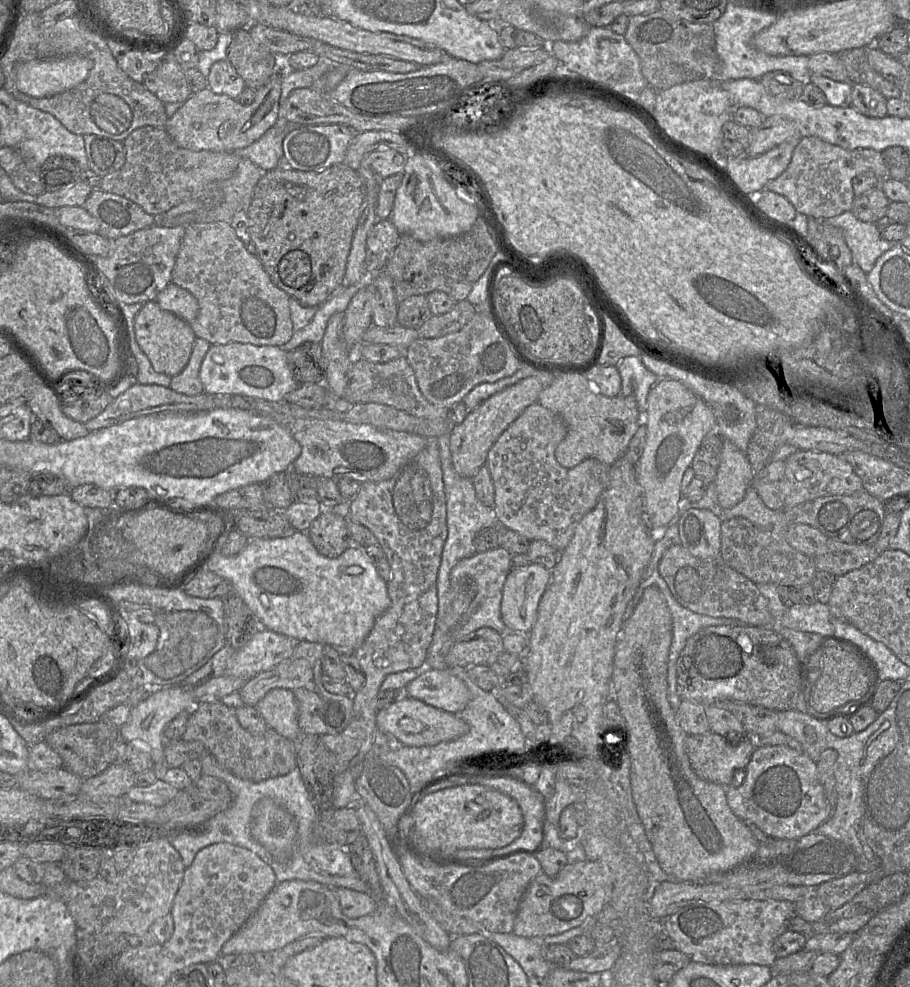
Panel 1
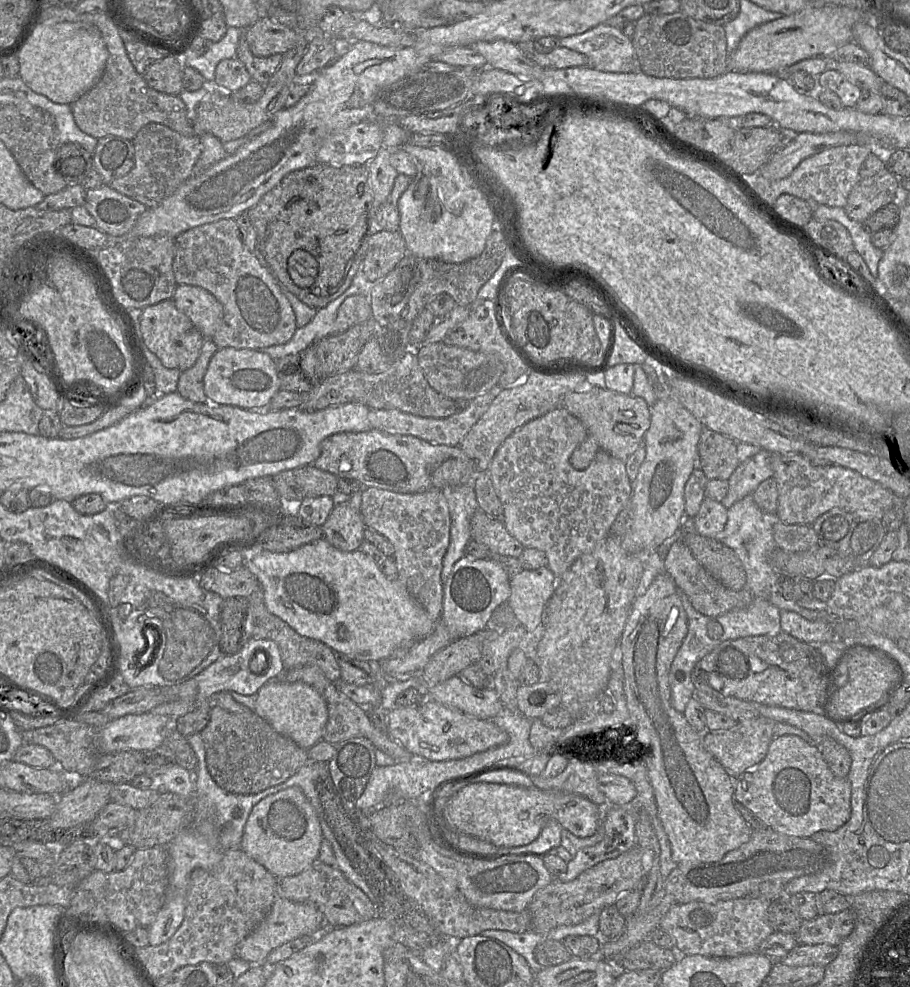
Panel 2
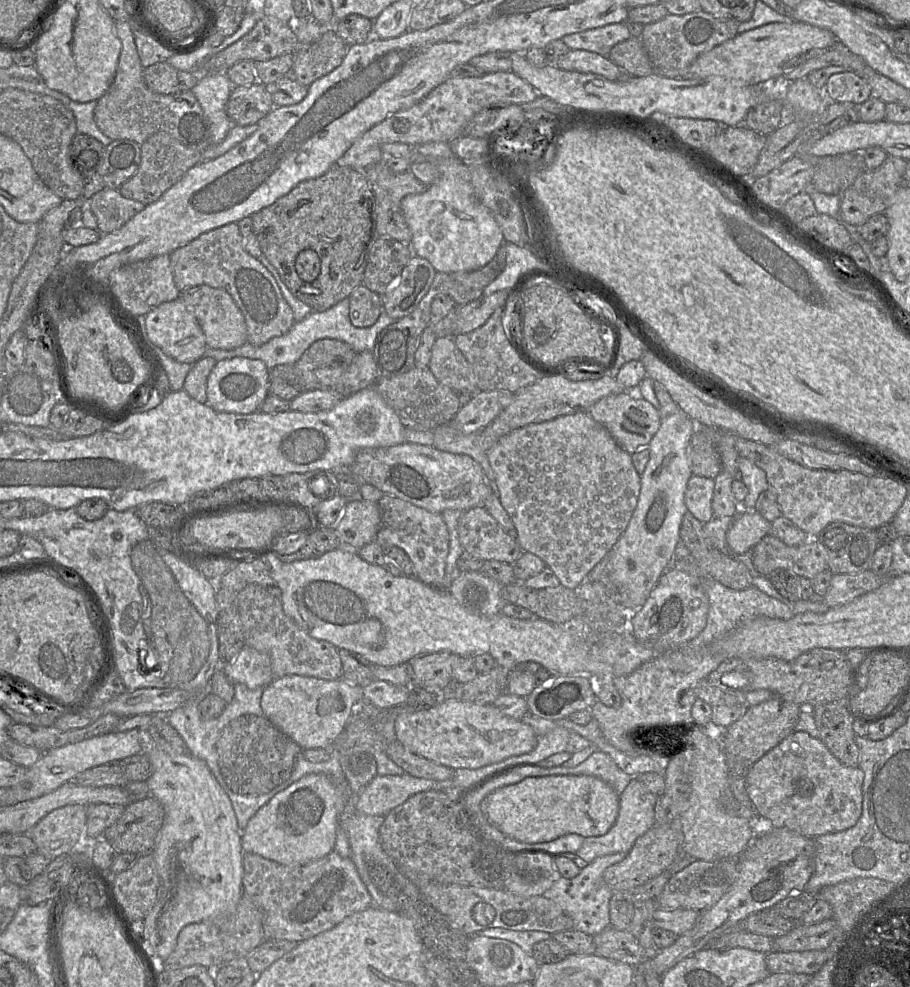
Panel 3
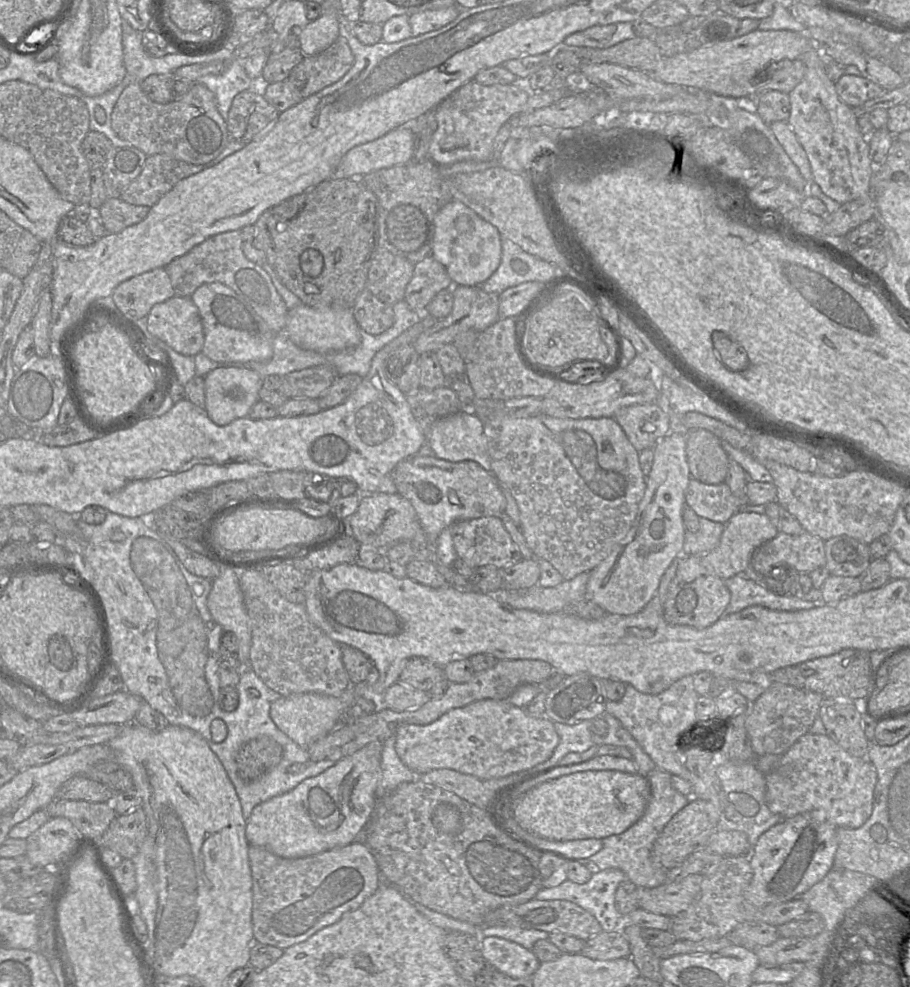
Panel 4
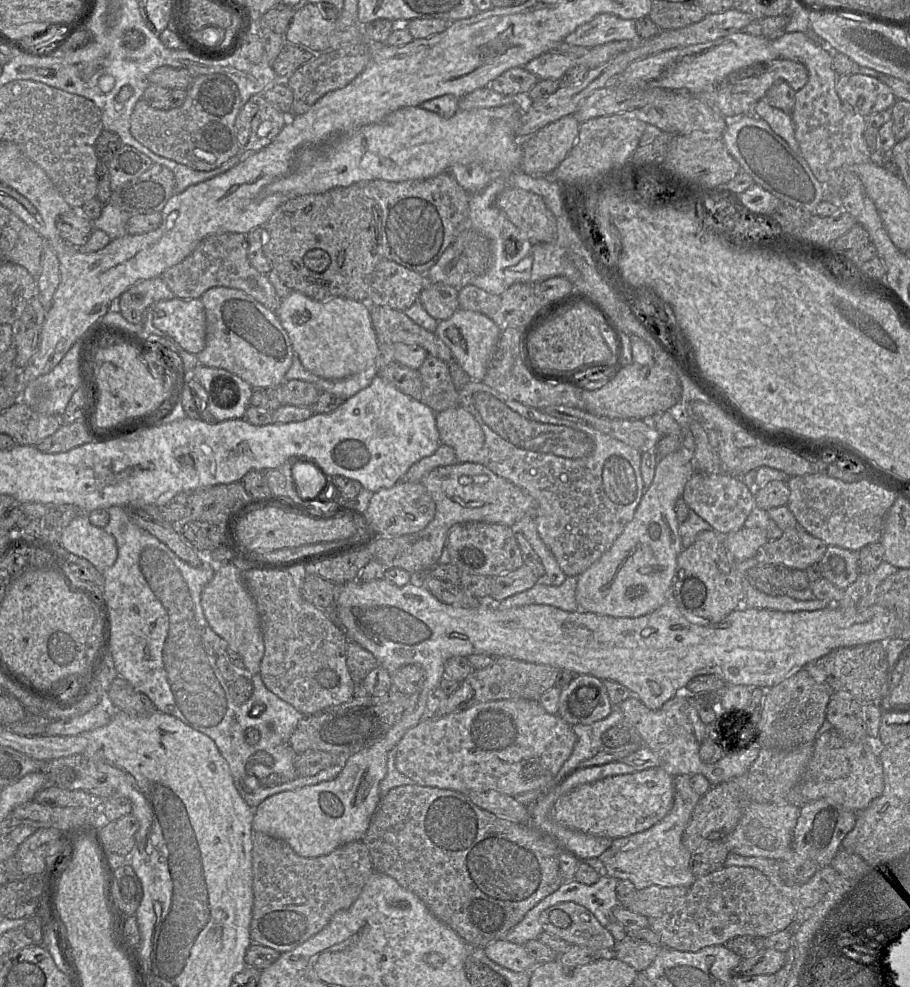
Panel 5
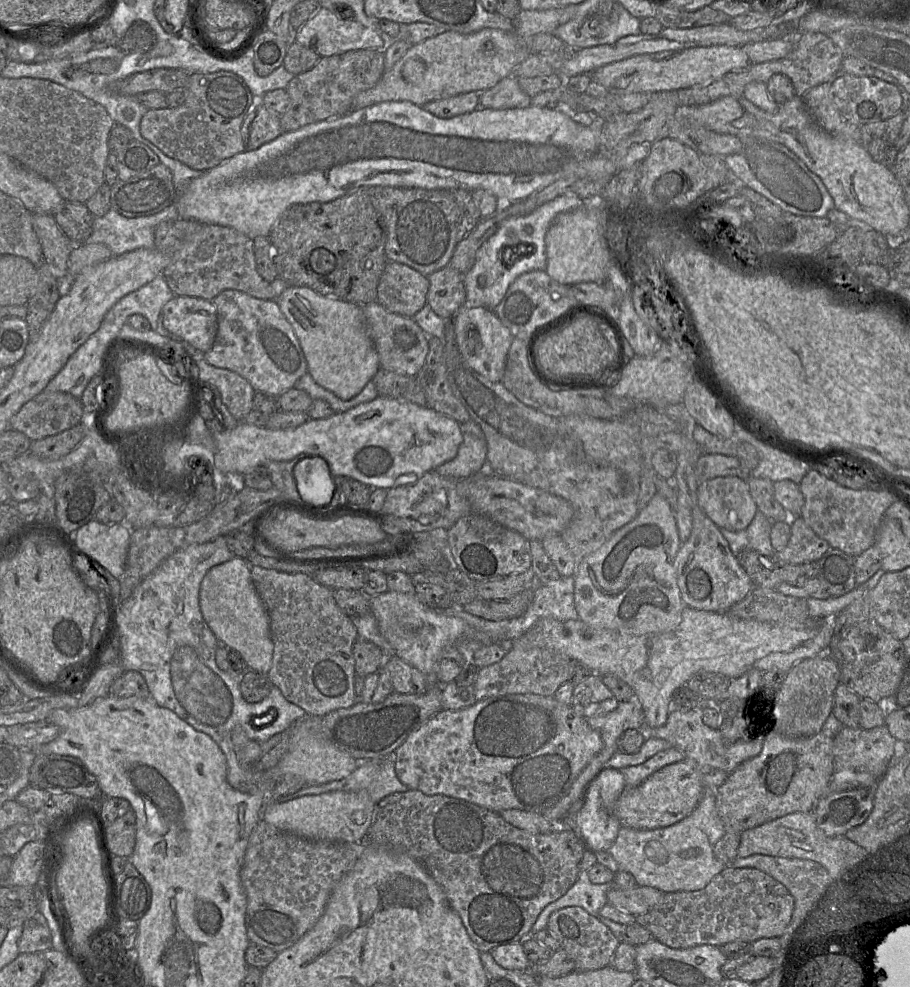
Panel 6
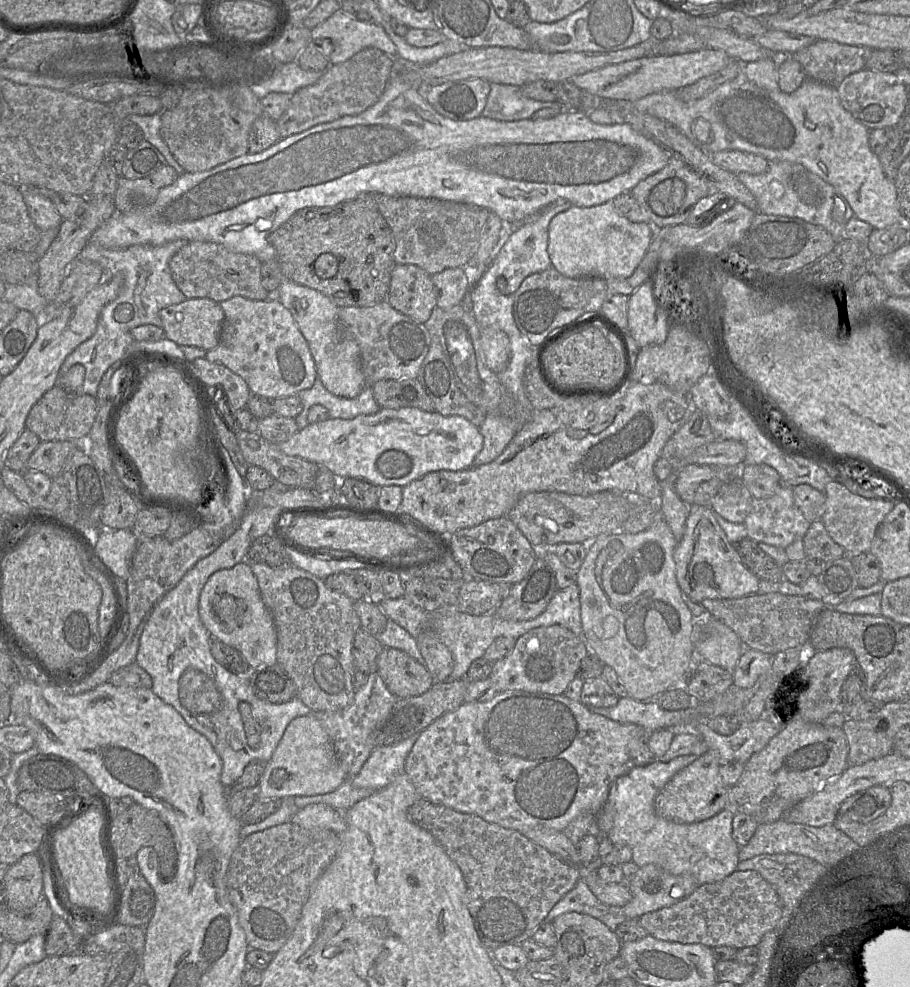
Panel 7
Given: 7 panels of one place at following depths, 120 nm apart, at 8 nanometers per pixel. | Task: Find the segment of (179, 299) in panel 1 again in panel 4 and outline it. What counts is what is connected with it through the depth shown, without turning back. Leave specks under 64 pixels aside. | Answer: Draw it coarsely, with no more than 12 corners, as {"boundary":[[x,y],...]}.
{"boundary":[[199,286],[201,352],[221,365],[272,357],[276,333],[230,287]]}

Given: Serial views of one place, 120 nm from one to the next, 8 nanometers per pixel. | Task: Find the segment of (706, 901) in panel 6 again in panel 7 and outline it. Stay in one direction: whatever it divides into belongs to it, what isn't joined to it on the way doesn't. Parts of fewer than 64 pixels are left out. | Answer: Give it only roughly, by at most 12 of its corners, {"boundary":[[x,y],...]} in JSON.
{"boundary":[[737,869],[638,921],[659,940],[757,946],[781,915]]}

